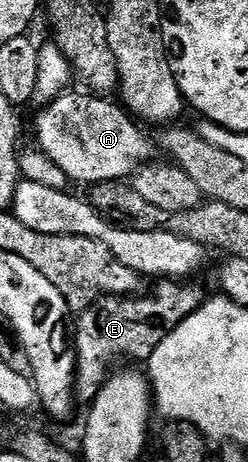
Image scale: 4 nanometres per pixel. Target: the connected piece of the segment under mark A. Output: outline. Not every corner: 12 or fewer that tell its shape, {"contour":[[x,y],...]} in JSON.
{"contour":[[68,91],[38,148],[72,182],[122,181],[153,141],[122,104]]}

